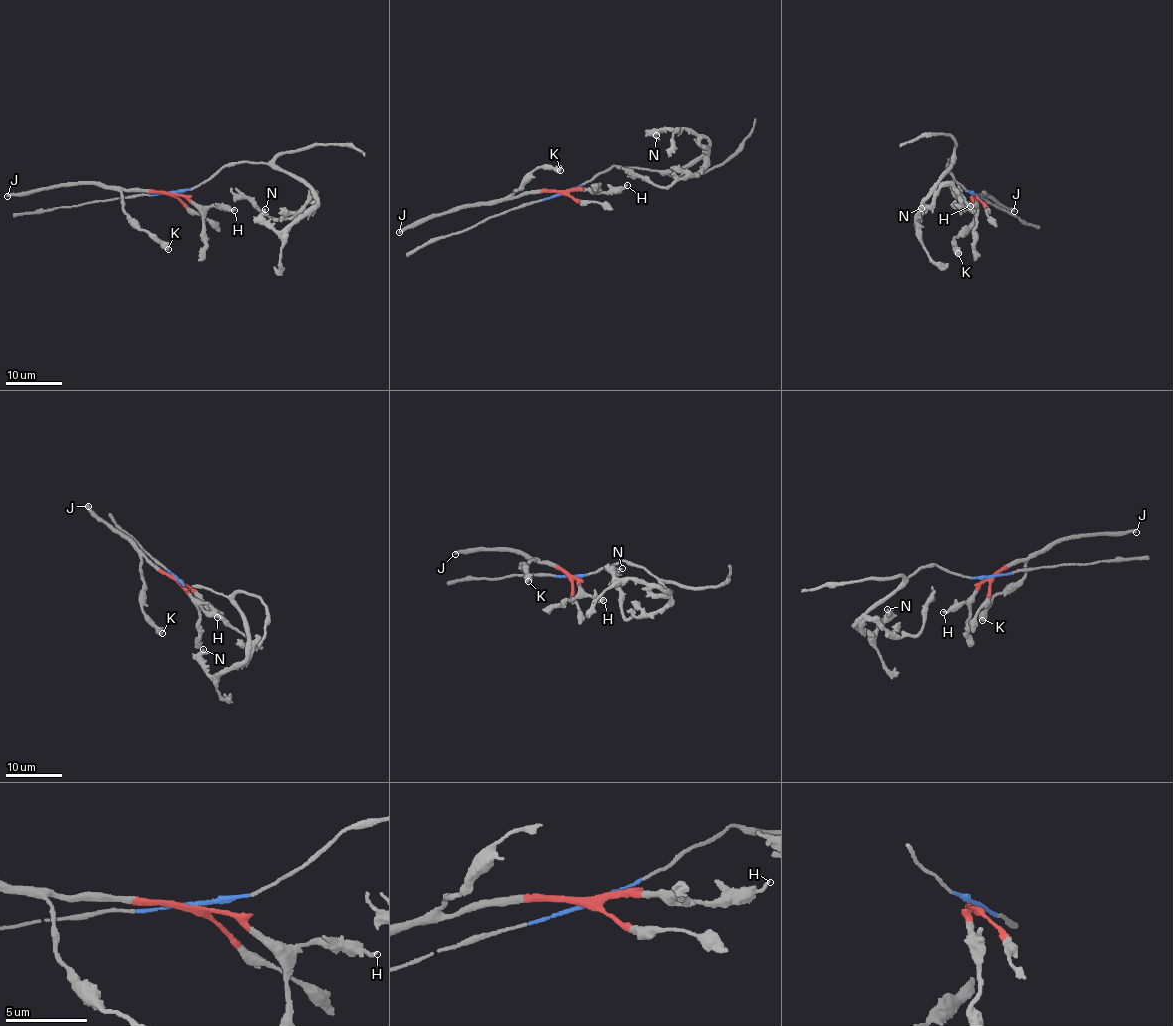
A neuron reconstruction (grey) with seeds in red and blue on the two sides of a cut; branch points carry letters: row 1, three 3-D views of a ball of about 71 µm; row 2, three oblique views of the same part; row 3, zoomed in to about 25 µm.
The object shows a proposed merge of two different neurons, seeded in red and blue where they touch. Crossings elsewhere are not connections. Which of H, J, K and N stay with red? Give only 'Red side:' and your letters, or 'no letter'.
Red side: H, J, K

